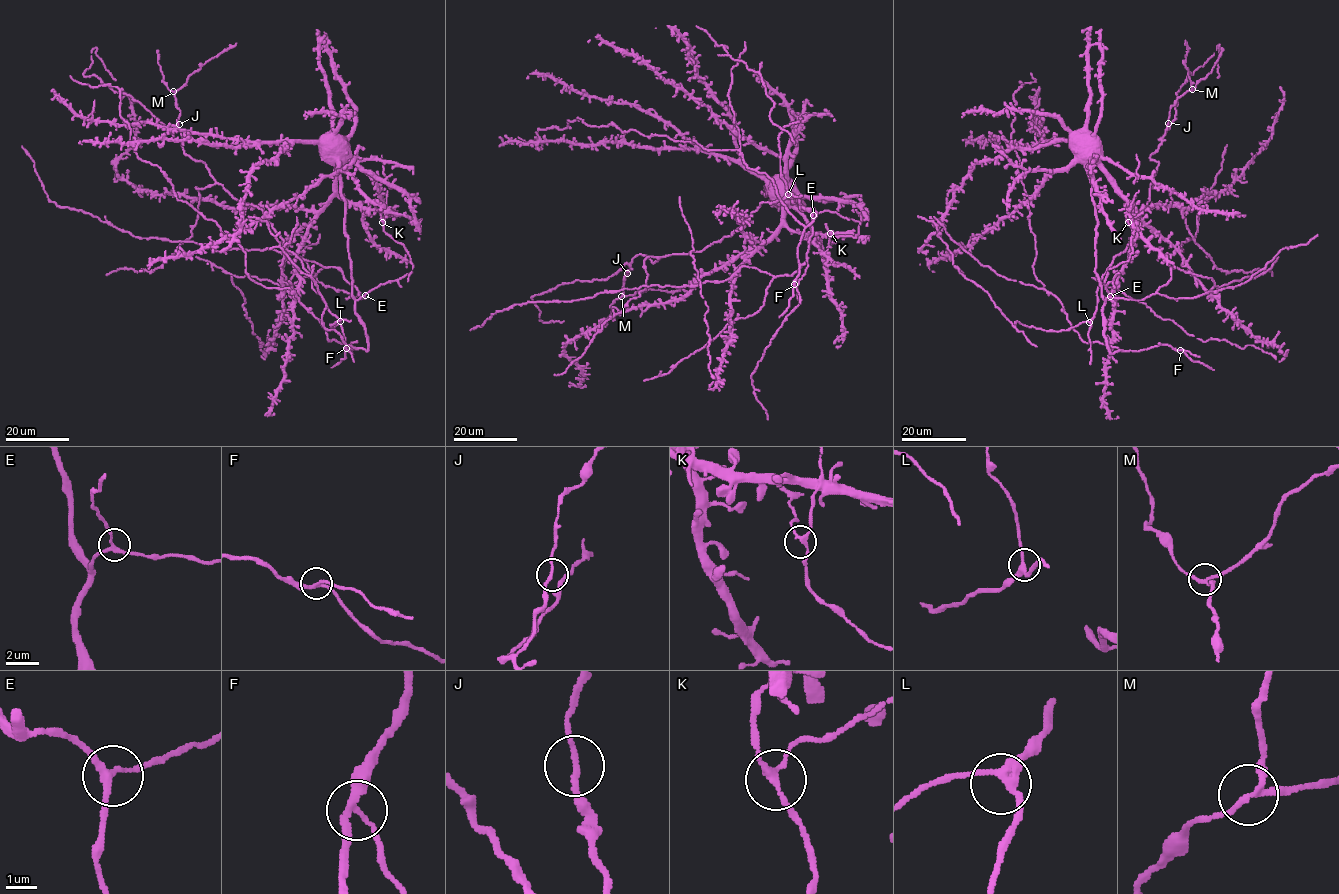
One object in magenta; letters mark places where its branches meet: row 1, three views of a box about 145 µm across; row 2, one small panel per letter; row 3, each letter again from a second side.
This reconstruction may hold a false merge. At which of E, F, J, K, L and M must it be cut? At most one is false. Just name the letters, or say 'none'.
M

